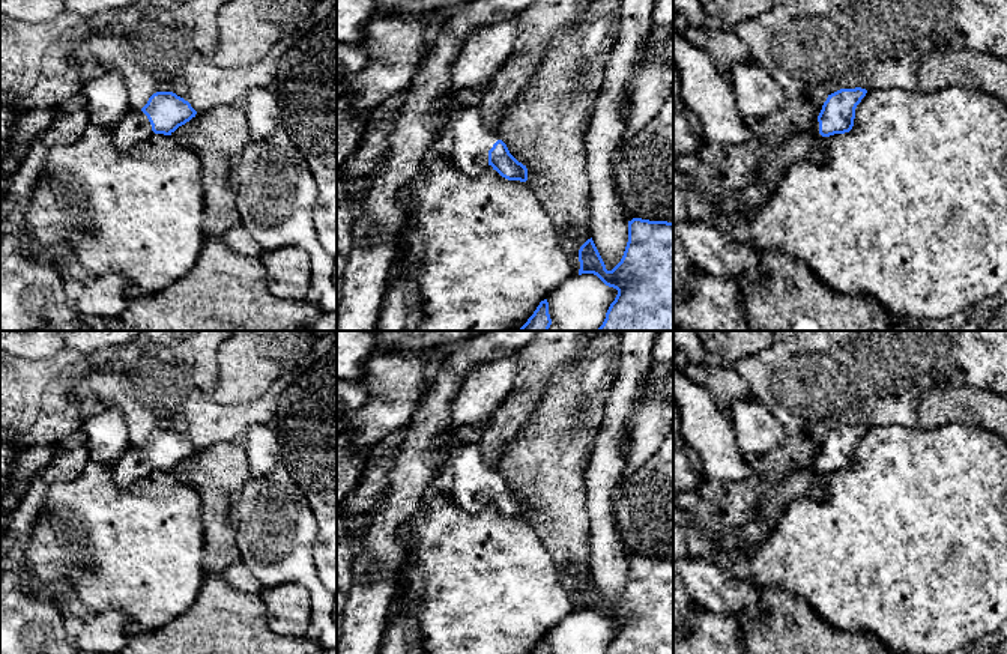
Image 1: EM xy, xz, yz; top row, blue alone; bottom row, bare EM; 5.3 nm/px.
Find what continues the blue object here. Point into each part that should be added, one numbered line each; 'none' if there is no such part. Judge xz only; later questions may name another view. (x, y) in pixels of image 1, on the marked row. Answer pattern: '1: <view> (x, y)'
1: xz (472, 140)

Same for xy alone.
1: xy (134, 127)

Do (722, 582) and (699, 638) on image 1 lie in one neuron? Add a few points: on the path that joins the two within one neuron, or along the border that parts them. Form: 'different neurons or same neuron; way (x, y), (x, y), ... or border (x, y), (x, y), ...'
same neuron; way (722, 596), (713, 624)

